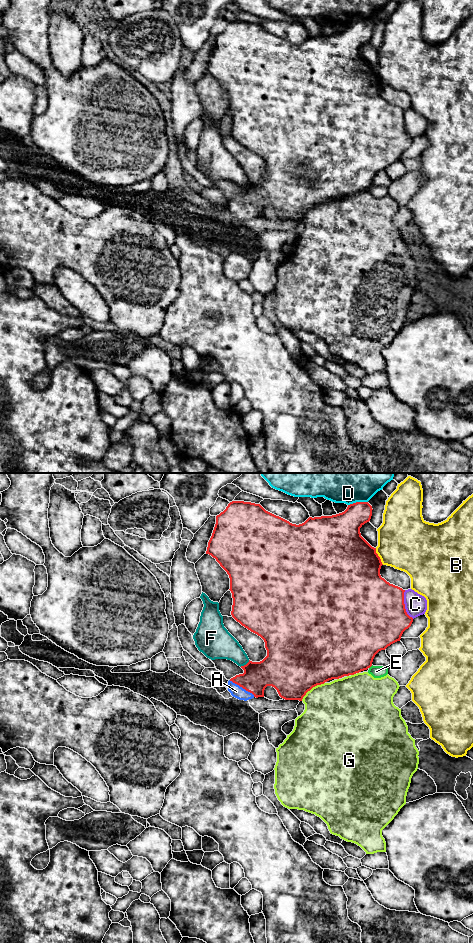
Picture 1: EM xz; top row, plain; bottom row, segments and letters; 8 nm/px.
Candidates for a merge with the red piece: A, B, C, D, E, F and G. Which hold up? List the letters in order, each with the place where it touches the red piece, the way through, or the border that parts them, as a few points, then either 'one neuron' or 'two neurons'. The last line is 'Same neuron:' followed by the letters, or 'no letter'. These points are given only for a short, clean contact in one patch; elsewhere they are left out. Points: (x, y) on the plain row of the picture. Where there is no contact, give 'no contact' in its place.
A: xz (242, 207) | across xz (257, 196), (248, 205), (242, 207), (236, 211) | one neuron
B: xz (378, 76) | two neurons
C: xz (404, 125) | two neurons
D: xz (357, 22) | two neurons
E: xz (370, 186) | two neurons
F: xz (244, 185) | along xz (249, 180), (240, 186) | two neurons
G: xz (311, 208) | two neurons
Same neuron: A

